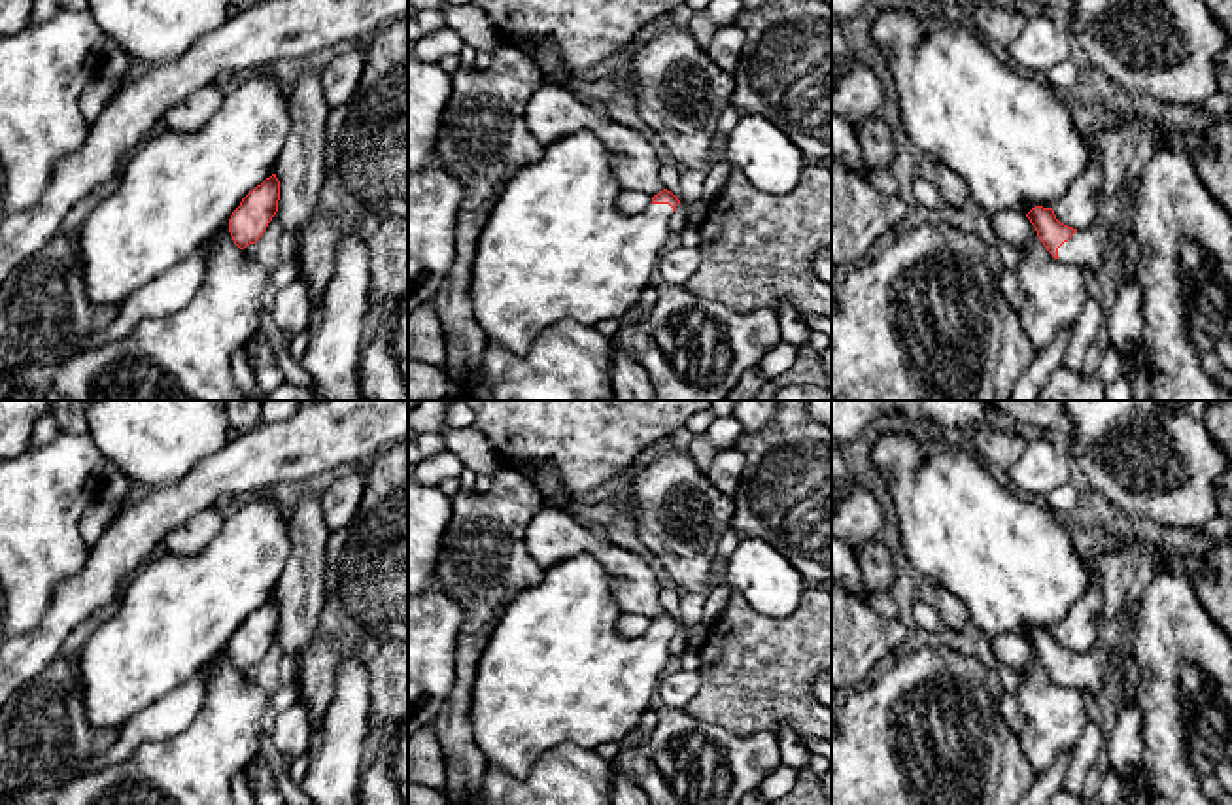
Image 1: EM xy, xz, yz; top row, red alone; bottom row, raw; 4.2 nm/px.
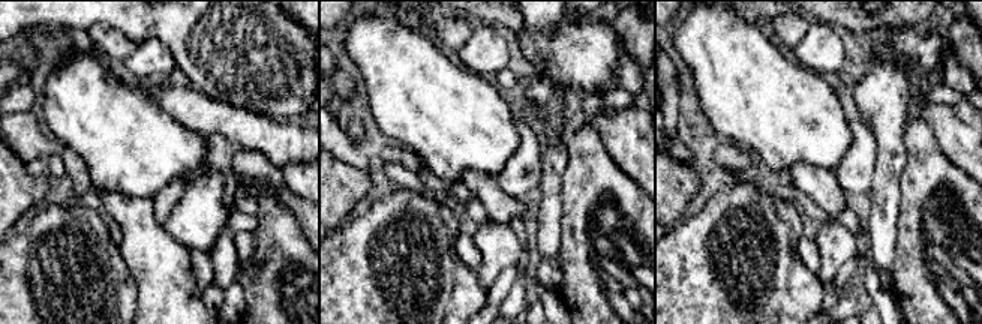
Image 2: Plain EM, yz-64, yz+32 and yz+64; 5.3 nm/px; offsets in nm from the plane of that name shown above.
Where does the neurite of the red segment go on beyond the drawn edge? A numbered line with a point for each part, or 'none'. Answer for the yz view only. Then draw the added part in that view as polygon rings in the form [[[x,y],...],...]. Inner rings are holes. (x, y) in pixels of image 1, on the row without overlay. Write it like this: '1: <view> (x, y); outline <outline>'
1: yz (1087, 671); outline [[[1090,648],[1077,652],[1077,656],[1058,671],[1058,684],[1077,694],[1088,692],[1092,695],[1105,684],[1111,686],[1115,648]]]

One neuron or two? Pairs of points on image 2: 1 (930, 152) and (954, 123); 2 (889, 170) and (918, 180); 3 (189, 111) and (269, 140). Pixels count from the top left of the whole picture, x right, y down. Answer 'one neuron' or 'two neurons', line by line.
1: two neurons
2: two neurons
3: one neuron

